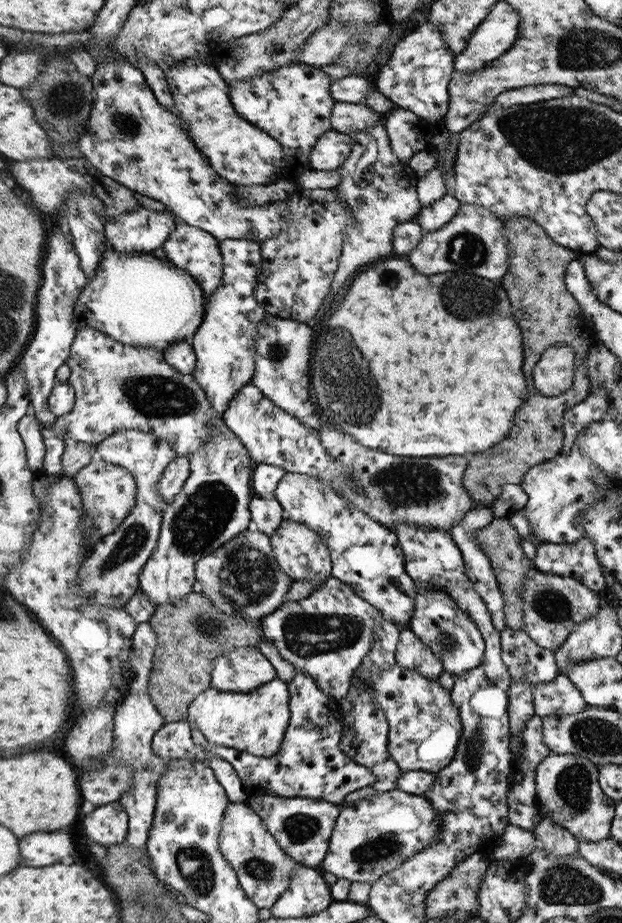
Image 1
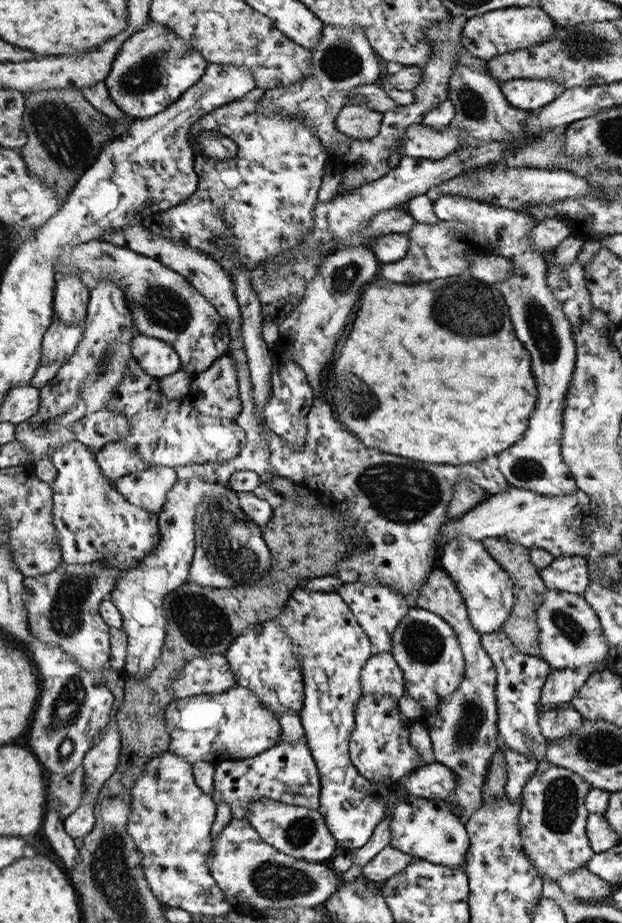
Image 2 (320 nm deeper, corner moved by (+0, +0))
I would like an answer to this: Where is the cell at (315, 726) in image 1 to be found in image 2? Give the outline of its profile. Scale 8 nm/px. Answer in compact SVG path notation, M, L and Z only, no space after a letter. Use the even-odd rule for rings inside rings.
M305 735L297 742L277 742L274 747L252 758L226 760L215 765L213 800L217 804L224 801L231 808L232 818L247 818L247 808L255 800L268 798L284 804L292 804L304 808L319 808L320 775L318 767L310 754L308 740Z

